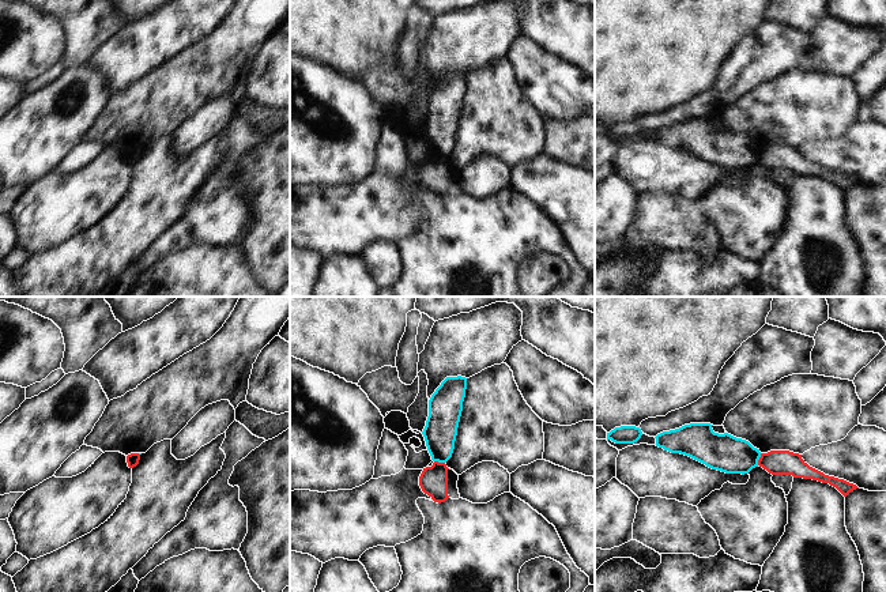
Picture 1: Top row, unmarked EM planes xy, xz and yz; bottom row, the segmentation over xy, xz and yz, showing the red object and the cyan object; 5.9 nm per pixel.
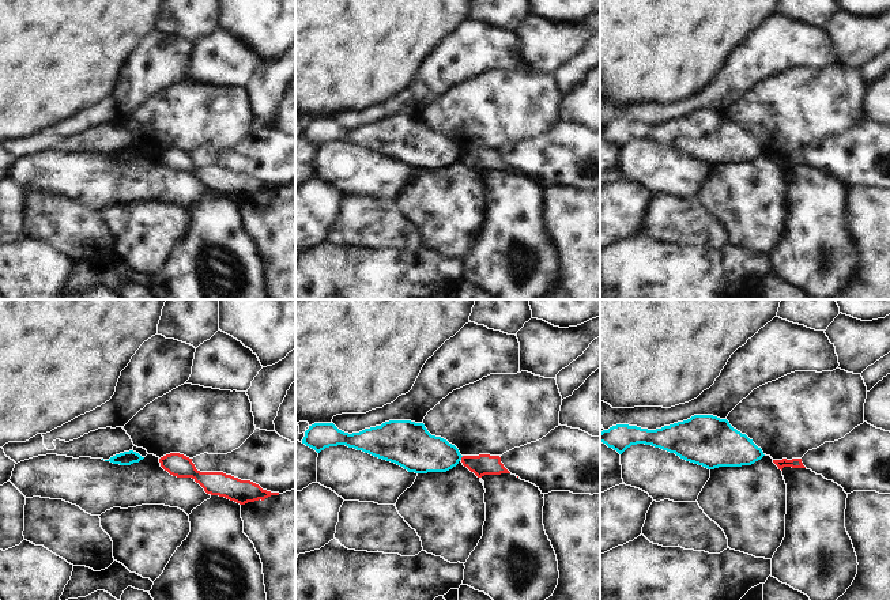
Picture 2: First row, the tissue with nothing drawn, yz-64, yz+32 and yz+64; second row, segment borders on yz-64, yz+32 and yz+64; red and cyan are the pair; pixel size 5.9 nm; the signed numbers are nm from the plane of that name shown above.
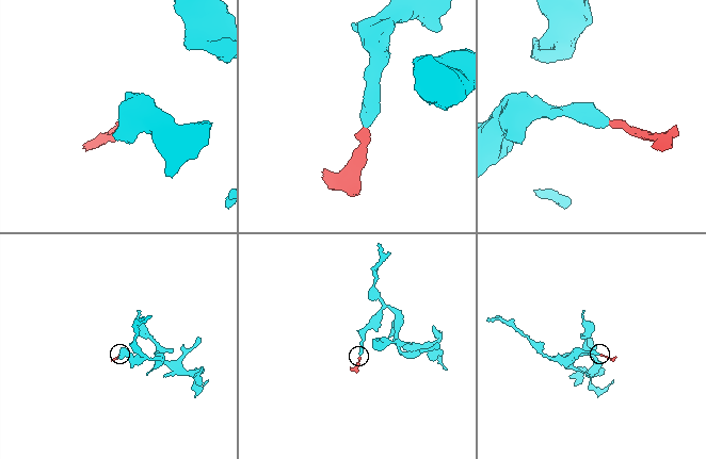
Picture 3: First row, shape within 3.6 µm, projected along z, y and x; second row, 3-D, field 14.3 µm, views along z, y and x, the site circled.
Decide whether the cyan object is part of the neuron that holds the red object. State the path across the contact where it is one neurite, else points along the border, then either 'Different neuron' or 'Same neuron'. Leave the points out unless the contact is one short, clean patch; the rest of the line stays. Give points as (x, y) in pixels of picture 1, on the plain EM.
Boundary: yz (761, 149), (757, 159). Different neuron

